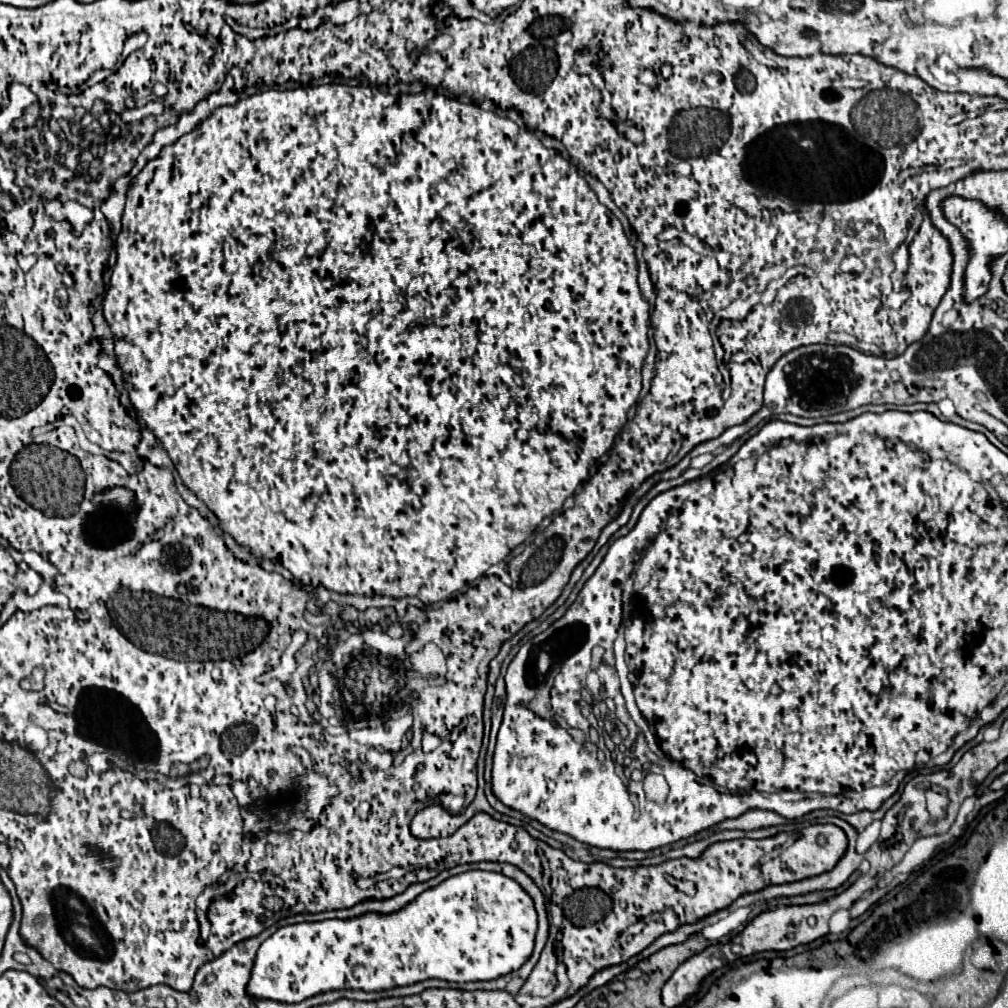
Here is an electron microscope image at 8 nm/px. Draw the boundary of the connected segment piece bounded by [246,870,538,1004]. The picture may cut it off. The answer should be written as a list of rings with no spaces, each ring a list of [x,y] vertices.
[[[470,870],[422,892],[406,908],[388,916],[364,914],[352,920],[302,922],[278,928],[258,948],[246,994],[258,1000],[296,1004],[320,992],[340,988],[374,992],[416,984],[428,978],[442,978],[448,982],[496,980],[508,972],[516,972],[532,956],[536,930],[538,916],[534,902],[520,884],[514,884],[514,880],[500,872]]]

